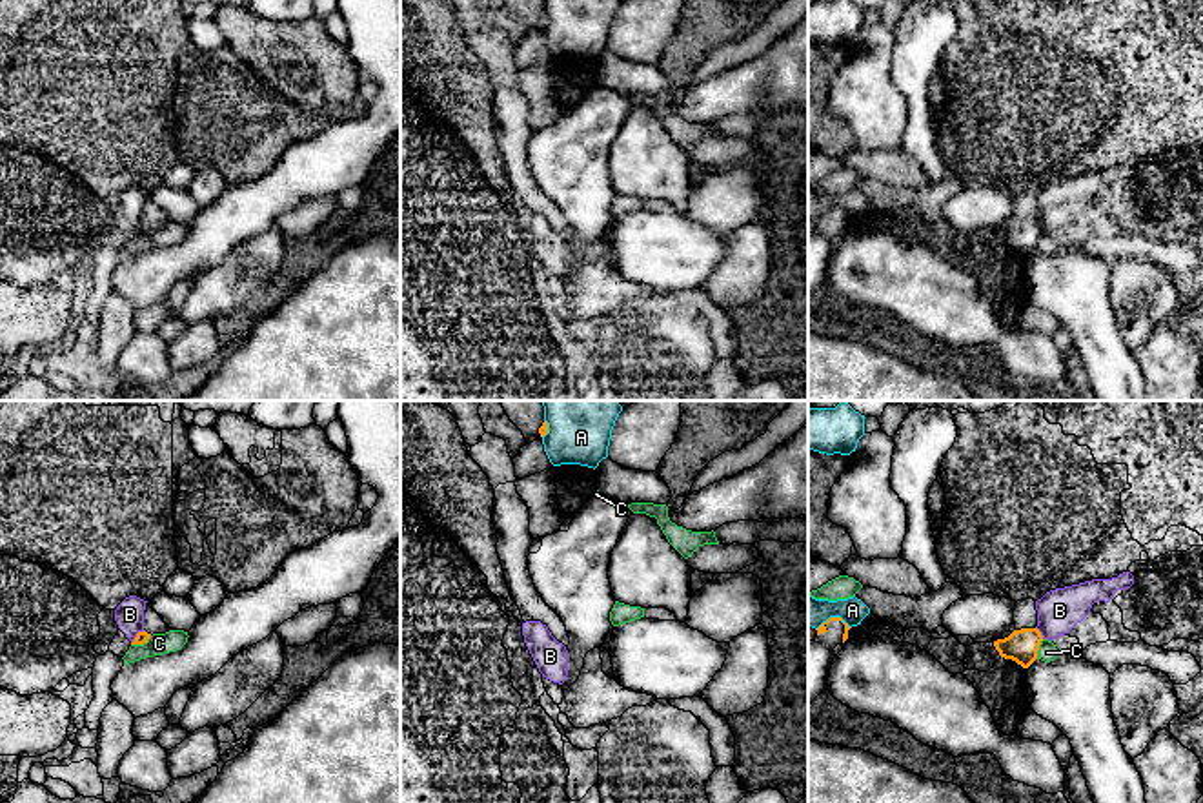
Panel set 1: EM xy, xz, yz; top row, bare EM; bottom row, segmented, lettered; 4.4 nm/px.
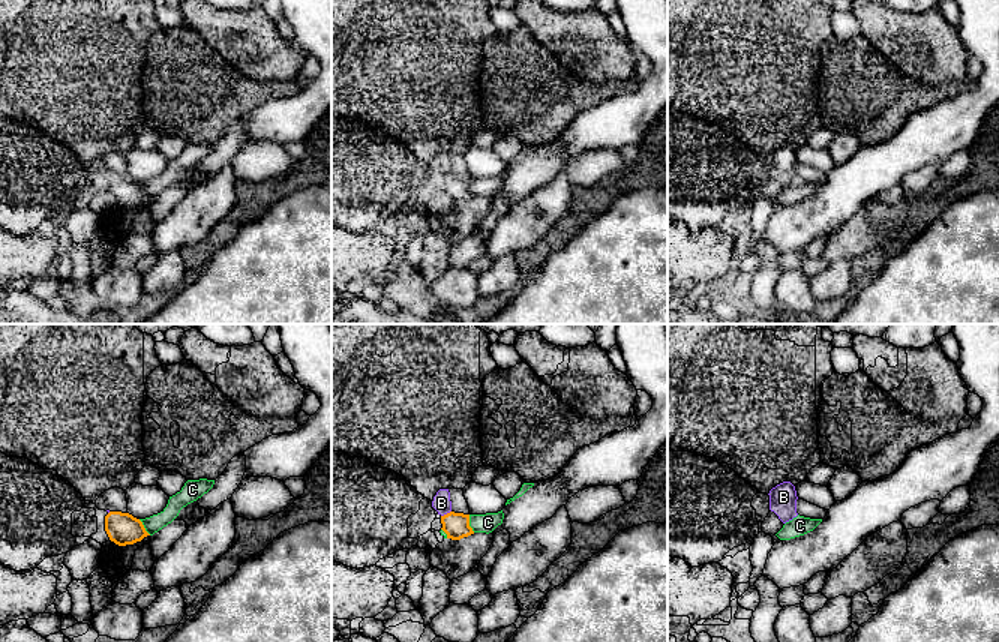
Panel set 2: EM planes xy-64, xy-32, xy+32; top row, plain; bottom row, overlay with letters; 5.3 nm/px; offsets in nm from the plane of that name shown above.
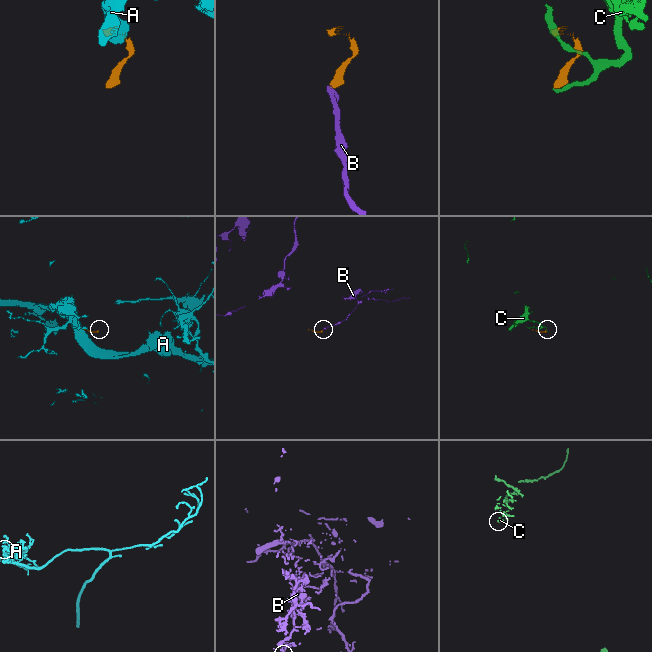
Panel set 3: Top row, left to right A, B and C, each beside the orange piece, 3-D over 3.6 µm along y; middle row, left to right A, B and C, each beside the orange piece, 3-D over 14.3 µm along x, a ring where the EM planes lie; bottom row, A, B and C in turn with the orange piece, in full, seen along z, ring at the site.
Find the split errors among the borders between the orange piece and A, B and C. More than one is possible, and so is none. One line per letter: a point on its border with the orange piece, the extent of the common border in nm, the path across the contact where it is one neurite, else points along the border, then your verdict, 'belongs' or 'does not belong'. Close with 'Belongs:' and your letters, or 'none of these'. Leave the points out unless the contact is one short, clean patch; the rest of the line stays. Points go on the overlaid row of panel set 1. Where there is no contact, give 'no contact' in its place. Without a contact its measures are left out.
A: yz (832, 618) | 160 nm | does not belong
B: yz (1040, 632) | 70 nm | across yz (1021, 645), (1040, 632), (1060, 610) | belongs
C: yz (1038, 649) | 90 nm | along yz (1043, 640), (1036, 658) | does not belong
Belongs: B

